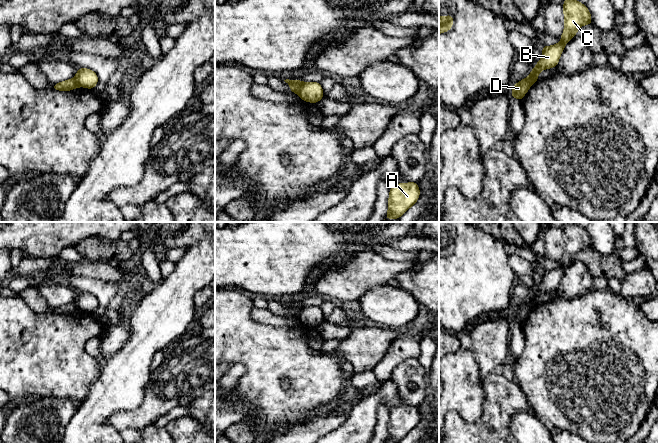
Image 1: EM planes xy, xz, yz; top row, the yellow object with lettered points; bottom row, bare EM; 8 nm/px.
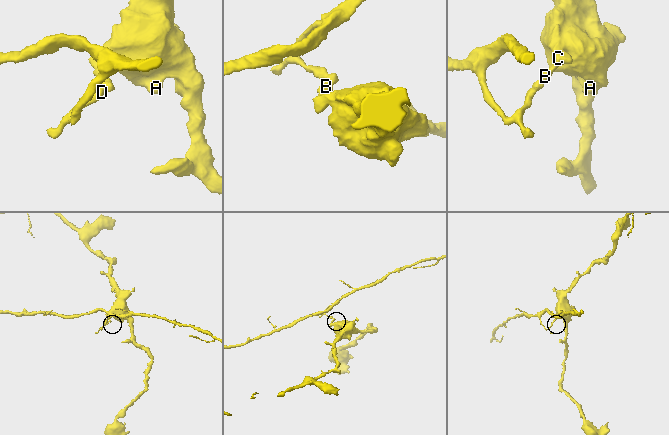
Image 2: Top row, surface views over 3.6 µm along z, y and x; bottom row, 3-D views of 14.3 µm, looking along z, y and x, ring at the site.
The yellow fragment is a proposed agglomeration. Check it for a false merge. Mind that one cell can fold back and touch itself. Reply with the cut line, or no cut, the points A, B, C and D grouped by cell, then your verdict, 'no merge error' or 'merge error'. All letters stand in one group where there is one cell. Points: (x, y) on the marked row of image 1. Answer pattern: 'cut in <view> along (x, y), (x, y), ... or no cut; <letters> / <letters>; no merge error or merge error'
cut in xz along (302, 82), (296, 92); A B C / D; merge error

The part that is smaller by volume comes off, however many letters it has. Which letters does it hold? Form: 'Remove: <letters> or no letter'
Remove: D

